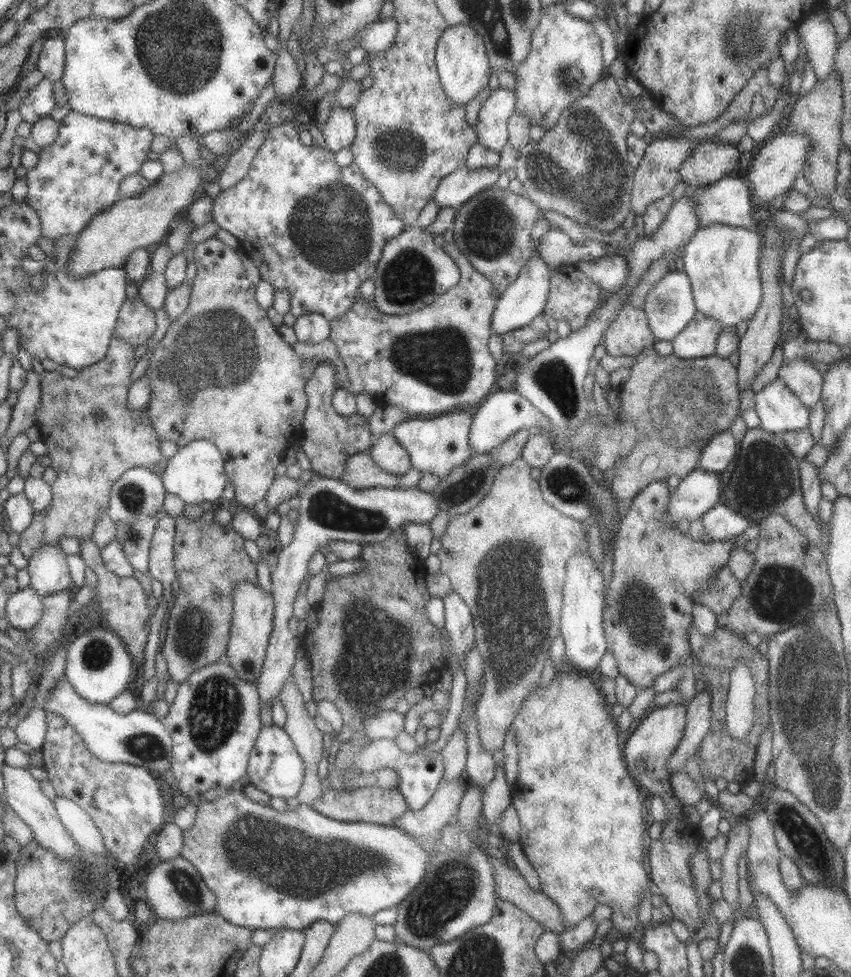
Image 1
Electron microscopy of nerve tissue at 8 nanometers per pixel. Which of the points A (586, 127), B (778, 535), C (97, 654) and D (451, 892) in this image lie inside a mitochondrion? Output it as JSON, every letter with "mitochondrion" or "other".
{"A":"mitochondrion","B":"other","C":"mitochondrion","D":"mitochondrion"}

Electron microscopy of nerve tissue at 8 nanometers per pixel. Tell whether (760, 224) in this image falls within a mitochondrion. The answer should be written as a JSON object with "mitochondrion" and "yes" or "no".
{"mitochondrion":"no"}

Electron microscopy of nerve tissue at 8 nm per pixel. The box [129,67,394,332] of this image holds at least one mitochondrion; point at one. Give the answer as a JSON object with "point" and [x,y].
{"point":[331,225]}

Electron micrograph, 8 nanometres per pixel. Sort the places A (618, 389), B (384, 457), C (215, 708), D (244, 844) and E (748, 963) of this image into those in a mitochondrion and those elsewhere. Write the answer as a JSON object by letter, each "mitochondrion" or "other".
{"A":"other","B":"other","C":"mitochondrion","D":"mitochondrion","E":"mitochondrion"}

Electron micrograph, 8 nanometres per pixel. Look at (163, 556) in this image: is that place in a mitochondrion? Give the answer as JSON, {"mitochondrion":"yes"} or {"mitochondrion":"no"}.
{"mitochondrion":"no"}

